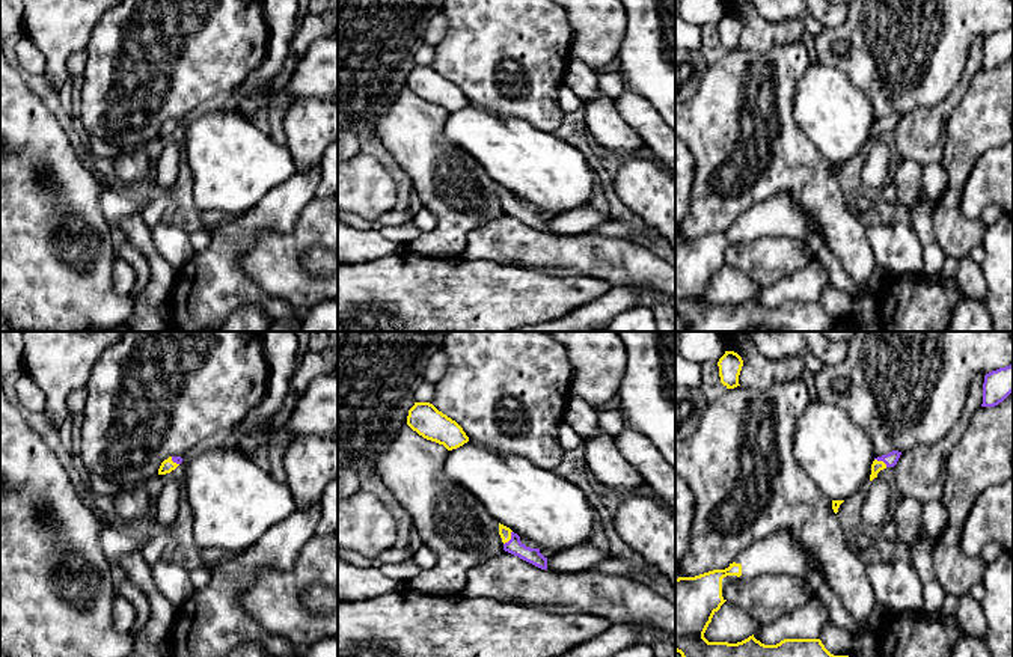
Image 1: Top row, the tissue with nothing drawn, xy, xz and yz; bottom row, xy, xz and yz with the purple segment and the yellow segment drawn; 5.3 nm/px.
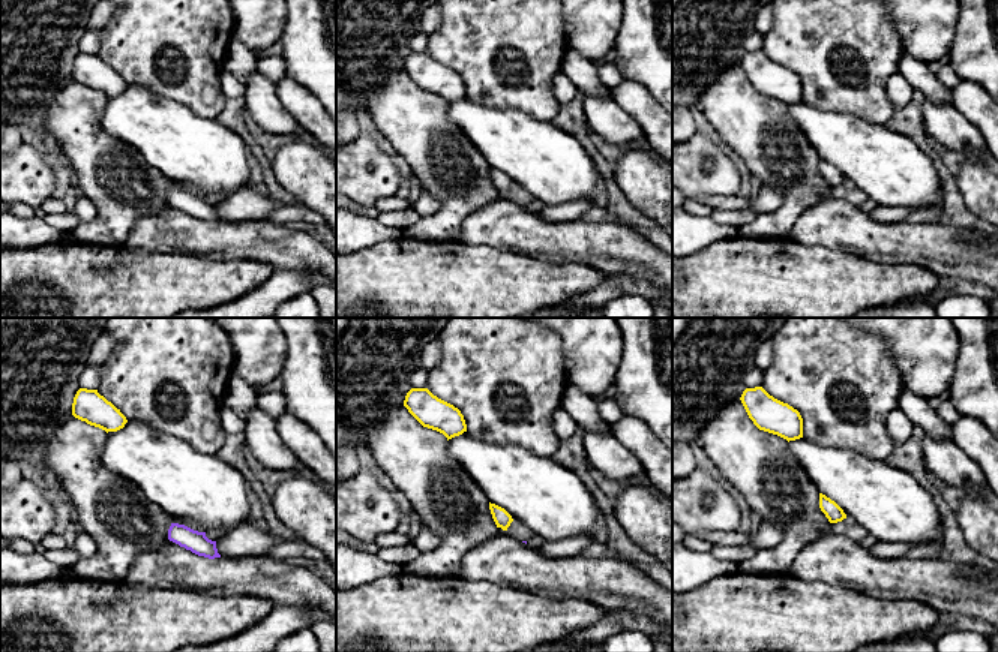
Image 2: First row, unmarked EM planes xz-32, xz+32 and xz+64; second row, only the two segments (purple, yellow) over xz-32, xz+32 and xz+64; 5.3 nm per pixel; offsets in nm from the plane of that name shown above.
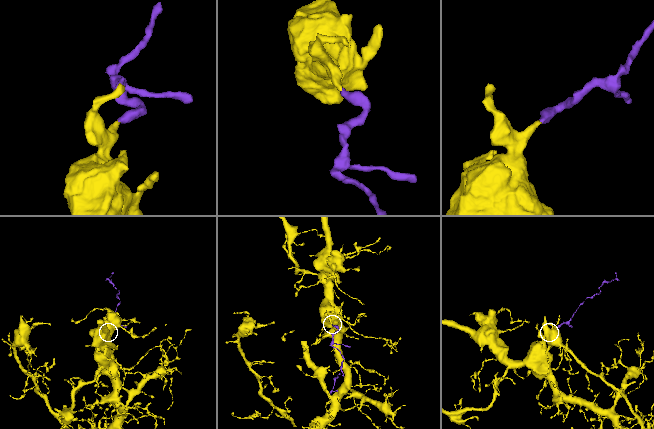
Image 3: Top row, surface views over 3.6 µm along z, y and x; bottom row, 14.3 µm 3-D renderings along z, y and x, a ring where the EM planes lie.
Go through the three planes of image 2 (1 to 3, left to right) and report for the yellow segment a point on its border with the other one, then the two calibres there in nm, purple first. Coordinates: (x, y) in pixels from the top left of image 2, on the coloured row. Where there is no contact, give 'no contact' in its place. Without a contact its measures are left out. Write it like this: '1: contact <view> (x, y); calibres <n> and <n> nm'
1: no contact
2: no contact
3: no contact

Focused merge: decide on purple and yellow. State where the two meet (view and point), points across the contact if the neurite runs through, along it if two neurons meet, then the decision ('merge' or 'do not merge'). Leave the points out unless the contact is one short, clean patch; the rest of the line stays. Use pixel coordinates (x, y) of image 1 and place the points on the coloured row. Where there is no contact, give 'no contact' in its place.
contact xz (511, 538); way xz (514, 546), (511, 538), (505, 532); merge

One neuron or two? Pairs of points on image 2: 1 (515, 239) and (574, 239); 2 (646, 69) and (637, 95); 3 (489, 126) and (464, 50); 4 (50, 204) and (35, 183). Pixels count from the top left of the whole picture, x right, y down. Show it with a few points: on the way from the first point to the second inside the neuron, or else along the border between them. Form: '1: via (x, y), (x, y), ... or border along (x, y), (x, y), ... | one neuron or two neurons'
1: via (530, 239), (559, 239) | one neuron
2: border along (623, 78), (640, 83), (656, 101) | two neurons
3: border along (467, 95), (486, 105), (517, 110) | two neurons
4: border along (51, 195), (39, 207) | two neurons

